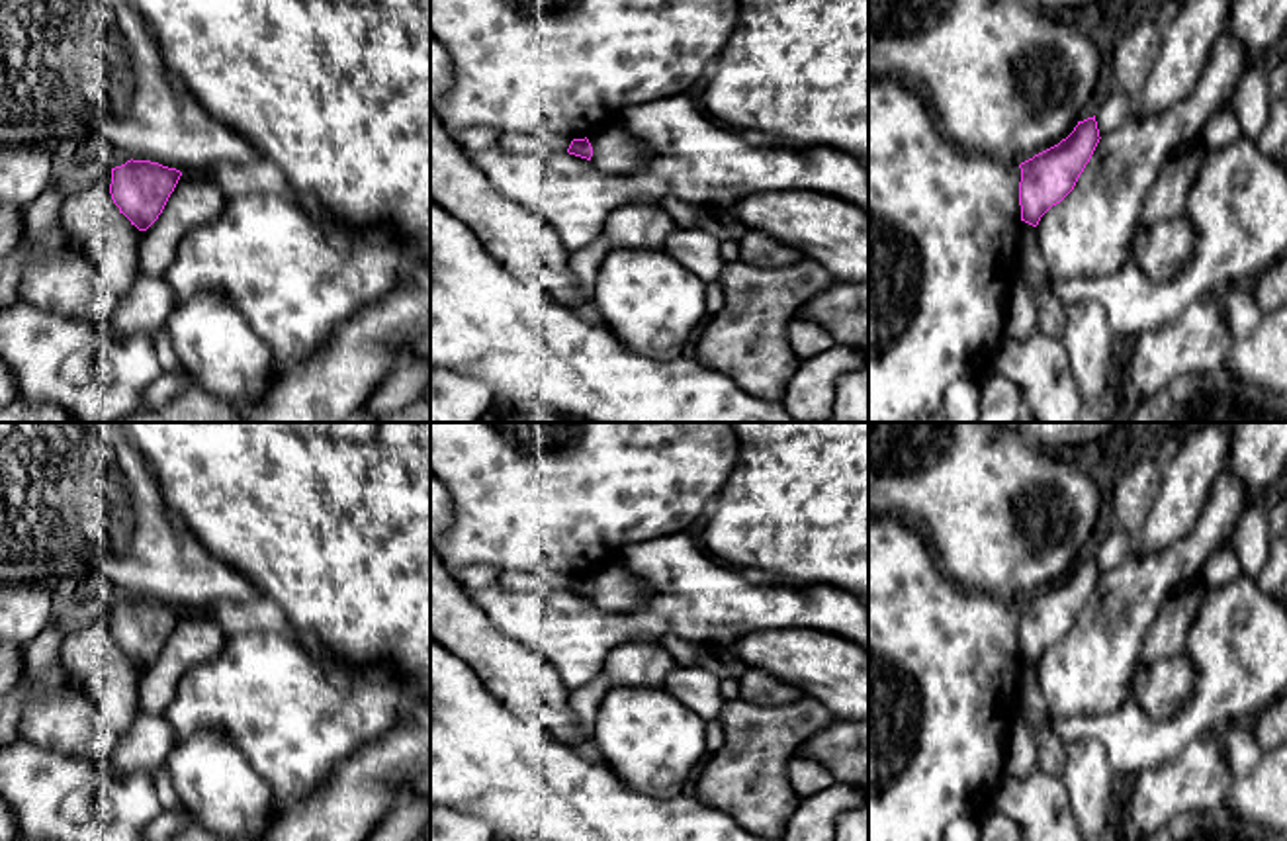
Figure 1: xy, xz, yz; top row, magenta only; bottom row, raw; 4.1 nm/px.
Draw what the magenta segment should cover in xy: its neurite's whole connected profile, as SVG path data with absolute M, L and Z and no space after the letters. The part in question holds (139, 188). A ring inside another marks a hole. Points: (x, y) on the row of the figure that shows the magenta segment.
M127 160L111 168L110 194L131 225L147 231L162 213L182 172L151 160Z

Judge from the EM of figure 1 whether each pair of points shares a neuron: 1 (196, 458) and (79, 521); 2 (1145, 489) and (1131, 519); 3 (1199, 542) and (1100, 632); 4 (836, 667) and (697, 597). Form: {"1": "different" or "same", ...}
{"1": "different", "2": "same", "3": "same", "4": "different"}

